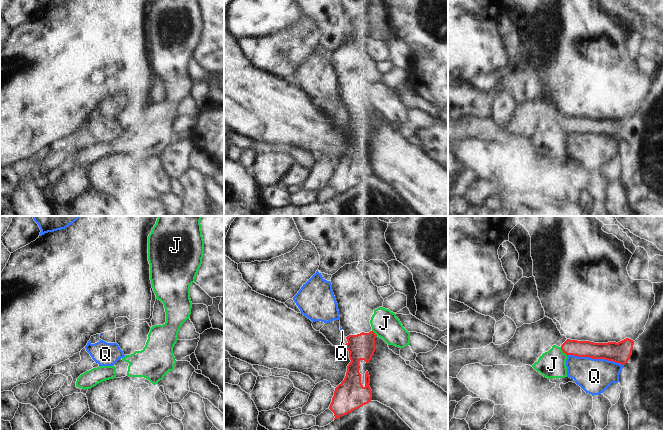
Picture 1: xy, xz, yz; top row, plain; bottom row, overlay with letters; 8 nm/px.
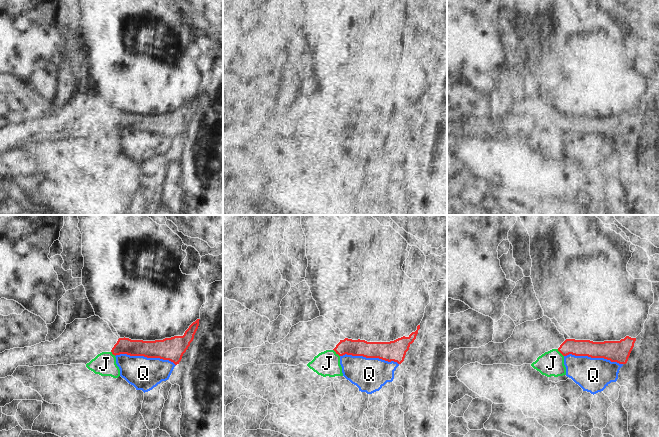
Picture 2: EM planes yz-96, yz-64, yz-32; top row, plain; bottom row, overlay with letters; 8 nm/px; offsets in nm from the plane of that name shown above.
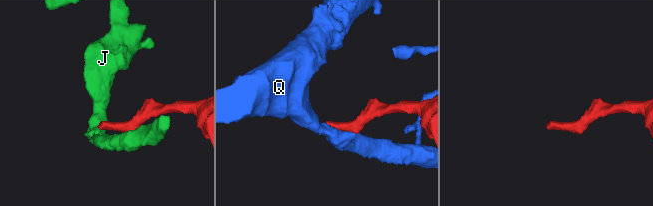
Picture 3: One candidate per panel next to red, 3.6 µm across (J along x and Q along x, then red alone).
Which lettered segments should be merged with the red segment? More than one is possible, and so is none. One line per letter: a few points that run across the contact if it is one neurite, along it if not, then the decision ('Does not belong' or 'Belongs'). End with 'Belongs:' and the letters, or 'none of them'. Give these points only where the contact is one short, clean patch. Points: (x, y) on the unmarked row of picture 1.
J: Line: yz (560, 123), (567, 131). Does not belong
Q: Does not belong
Belongs: none of them

